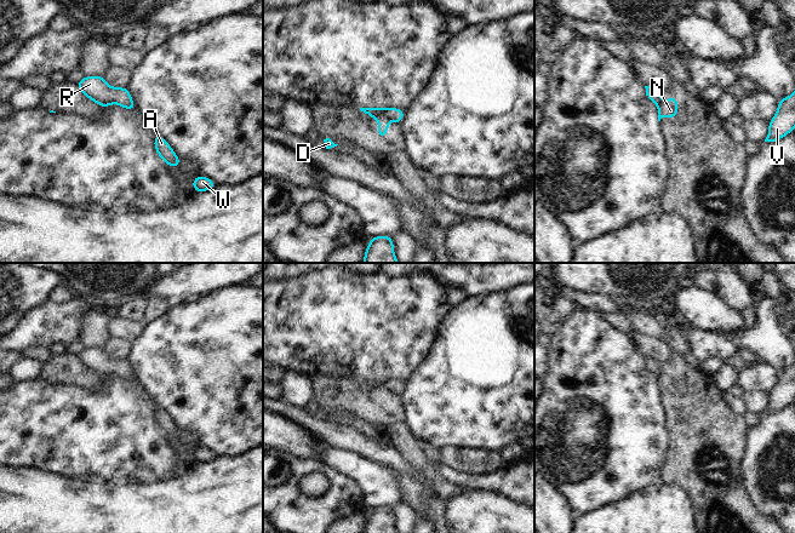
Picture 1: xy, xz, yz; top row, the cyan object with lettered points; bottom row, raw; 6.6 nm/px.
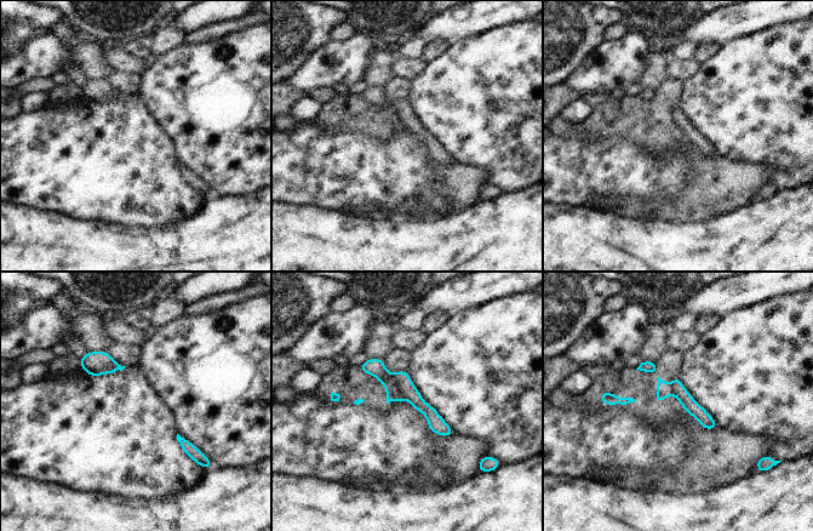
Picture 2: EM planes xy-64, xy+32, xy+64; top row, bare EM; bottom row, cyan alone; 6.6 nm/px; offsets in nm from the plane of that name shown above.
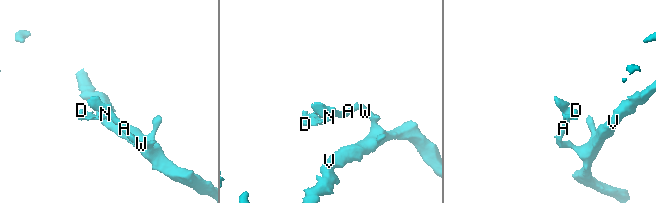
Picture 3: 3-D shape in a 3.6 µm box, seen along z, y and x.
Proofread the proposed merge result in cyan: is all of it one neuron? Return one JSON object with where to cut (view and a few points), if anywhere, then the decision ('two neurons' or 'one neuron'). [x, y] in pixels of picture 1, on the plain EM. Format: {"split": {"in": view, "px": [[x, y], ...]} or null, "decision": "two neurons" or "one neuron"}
{"split": null, "decision": "one neuron"}

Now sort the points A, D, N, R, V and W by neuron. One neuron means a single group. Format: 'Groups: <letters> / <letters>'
Groups: A D N R V W

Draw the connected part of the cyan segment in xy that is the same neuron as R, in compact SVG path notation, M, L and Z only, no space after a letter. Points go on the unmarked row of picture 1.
M84 348L76 355L79 362L90 372L97 374L102 379L118 376L124 380L136 382L131 363L127 359L111 359L101 348Z

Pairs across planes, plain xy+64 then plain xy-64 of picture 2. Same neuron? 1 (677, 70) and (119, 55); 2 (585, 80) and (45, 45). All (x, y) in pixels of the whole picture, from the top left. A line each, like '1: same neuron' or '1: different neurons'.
1: same neuron
2: same neuron

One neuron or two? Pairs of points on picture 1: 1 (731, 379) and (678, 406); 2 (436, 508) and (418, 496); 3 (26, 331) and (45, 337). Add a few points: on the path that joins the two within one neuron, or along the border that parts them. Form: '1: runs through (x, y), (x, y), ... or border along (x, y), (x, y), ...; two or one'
1: border along (713, 377), (716, 388), (722, 394); two
2: runs through (432, 505), (423, 500); one
3: runs through (30, 331), (40, 332); one

